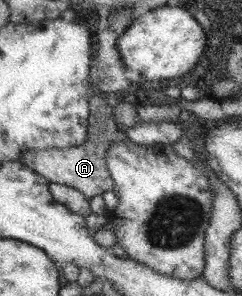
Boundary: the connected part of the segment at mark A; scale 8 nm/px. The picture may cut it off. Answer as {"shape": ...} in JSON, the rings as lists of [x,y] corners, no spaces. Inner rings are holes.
{"shape":[[[94,91],[89,97],[88,136],[83,144],[70,148],[25,151],[21,153],[20,162],[49,180],[49,183],[69,186],[87,197],[87,200],[113,191],[115,184],[106,166],[107,153],[113,142],[125,142],[129,137],[125,131],[119,129],[118,122],[114,119],[113,108],[103,99],[103,95]]]}

